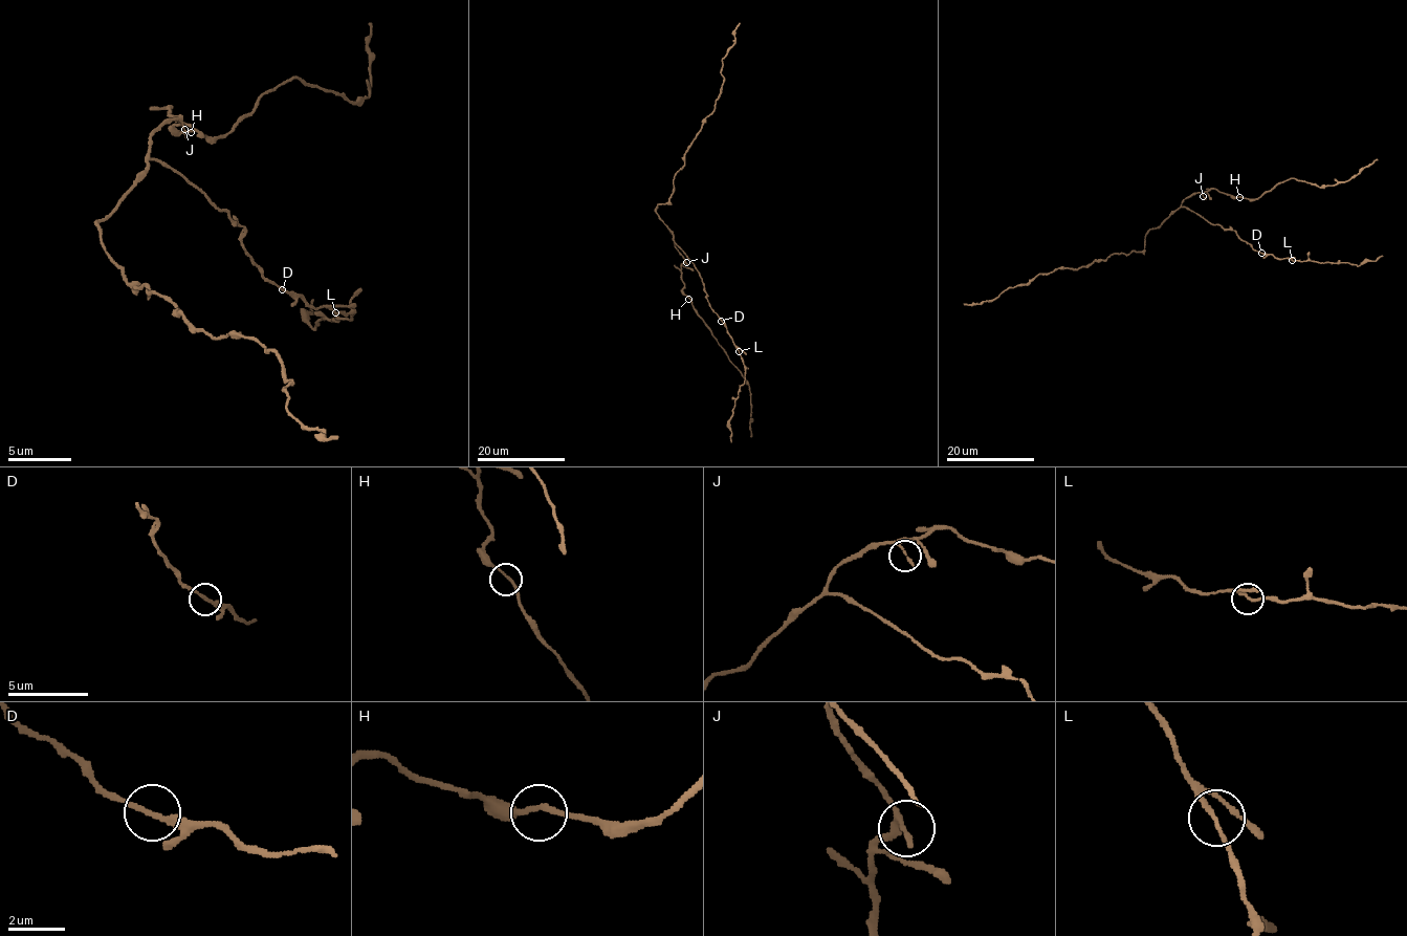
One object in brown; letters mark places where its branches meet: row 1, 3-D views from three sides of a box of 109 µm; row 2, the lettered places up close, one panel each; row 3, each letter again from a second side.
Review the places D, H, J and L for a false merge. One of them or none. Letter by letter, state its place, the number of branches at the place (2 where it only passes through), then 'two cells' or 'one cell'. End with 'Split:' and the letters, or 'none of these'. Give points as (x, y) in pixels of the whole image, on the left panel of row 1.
D: (282, 289) | 2 | one cell
H: (191, 132) | 2 | one cell
J: (184, 129) | 2 | one cell
L: (335, 312) | 2 | one cell
Split: none of these

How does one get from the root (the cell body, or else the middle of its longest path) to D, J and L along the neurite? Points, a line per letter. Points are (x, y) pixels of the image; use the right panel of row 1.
D: (1167, 217), (1181, 208), (1187, 208), (1211, 223), (1231, 229), (1261, 253)
J: (1167, 217), (1190, 195), (1201, 193), (1203, 196)
L: (1167, 217), (1181, 208), (1187, 208), (1211, 223), (1231, 229), (1256, 252), (1292, 260)

